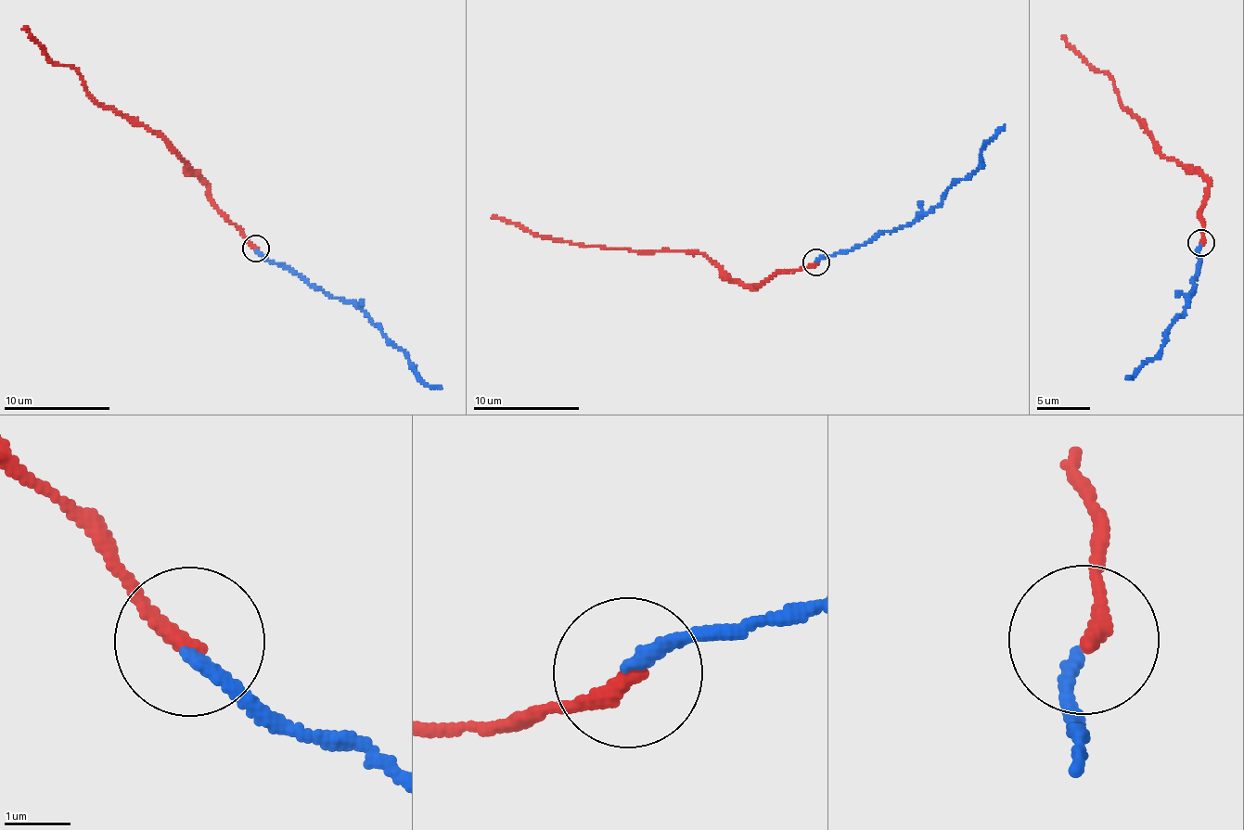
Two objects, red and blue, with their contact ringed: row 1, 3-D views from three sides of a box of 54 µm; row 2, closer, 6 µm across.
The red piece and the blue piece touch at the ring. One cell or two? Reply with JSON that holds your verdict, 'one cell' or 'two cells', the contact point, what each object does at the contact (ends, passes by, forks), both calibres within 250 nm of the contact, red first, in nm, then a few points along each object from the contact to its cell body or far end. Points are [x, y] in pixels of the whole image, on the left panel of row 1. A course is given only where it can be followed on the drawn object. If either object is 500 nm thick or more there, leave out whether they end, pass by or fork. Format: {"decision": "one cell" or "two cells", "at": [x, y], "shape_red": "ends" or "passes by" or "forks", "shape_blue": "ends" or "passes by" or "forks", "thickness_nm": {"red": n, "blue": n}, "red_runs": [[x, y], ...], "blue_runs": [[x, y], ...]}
{"decision": "one cell", "at": [256, 248], "shape_red": "ends", "shape_blue": "ends", "thickness_nm": {"red": 260, "blue": 190}, "red_runs": [[255, 248], [216, 208], [205, 184], [191, 175], [160, 136], [98, 103], [73, 68], [50, 62], [21, 29]], "blue_runs": [[255, 250], [289, 266], [335, 298], [349, 300], [396, 345], [416, 376], [442, 389]]}

